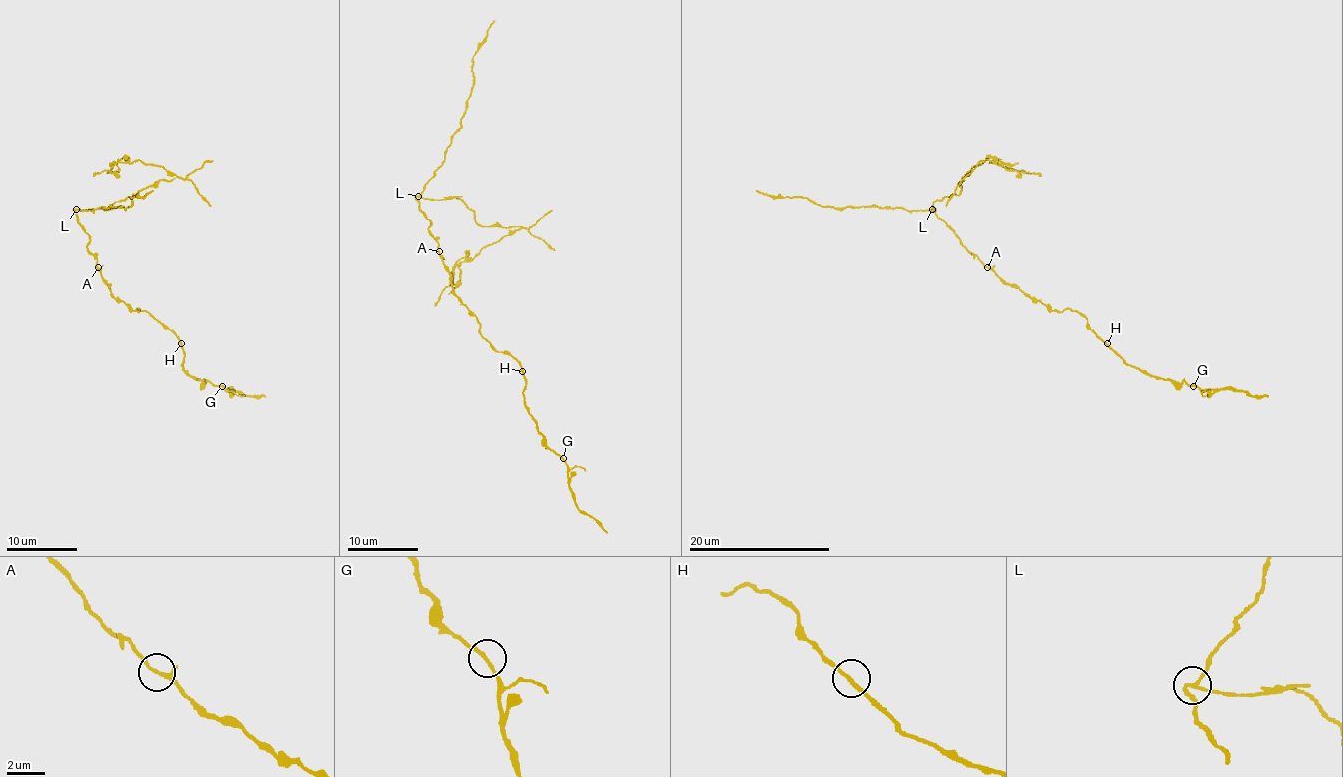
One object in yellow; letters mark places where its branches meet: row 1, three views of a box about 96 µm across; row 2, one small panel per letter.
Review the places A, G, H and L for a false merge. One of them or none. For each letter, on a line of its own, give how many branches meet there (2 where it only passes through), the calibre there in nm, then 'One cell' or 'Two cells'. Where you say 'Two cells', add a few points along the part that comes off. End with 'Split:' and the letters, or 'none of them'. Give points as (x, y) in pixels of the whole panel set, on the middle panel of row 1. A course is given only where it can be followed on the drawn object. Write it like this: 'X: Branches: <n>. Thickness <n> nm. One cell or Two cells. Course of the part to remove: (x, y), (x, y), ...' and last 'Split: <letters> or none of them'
A: Branches: 3. Thickness 170 nm. One cell
G: Branches: 2. Thickness 200 nm. One cell
H: Branches: 2. Thickness 200 nm. One cell
L: Branches: 3. Thickness 160 nm. Two cells. Course of the part to remove: (418, 197), (447, 200), (454, 197), (469, 209), (480, 225), (517, 228), (461, 262), (434, 306)
Split: L

